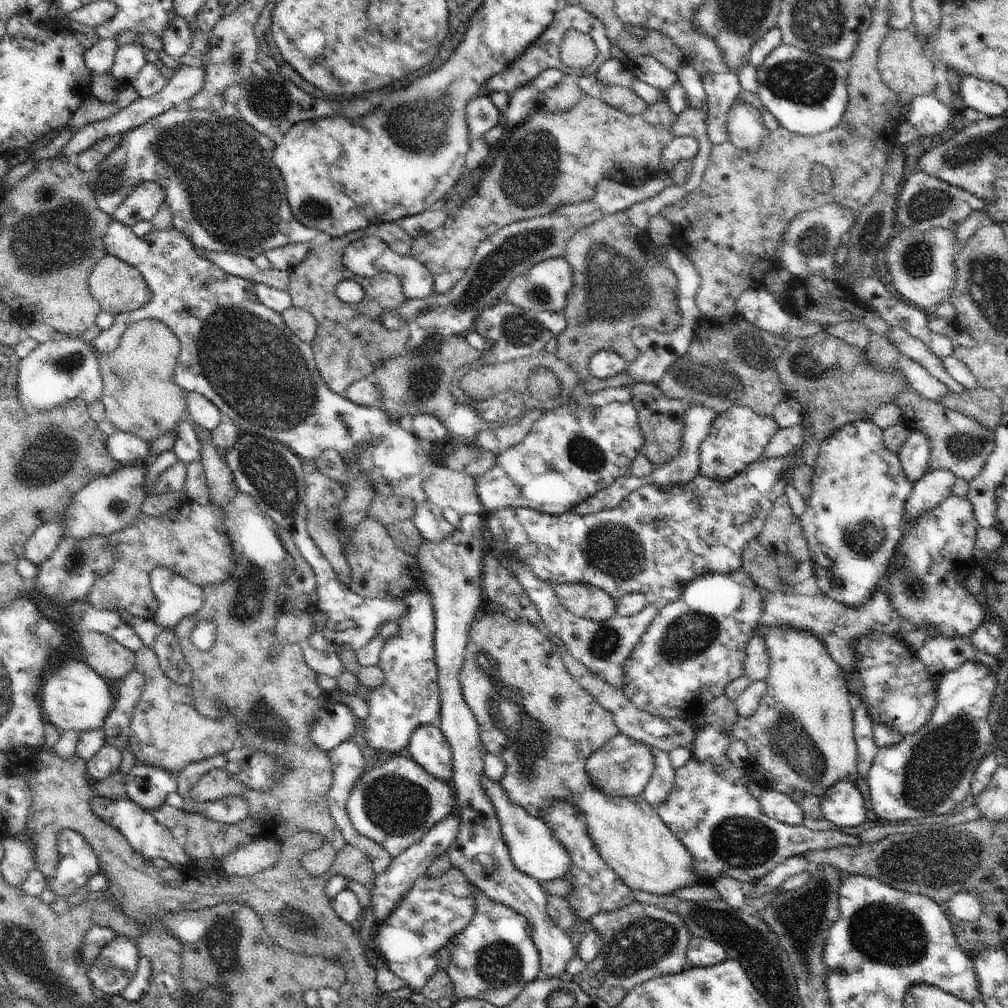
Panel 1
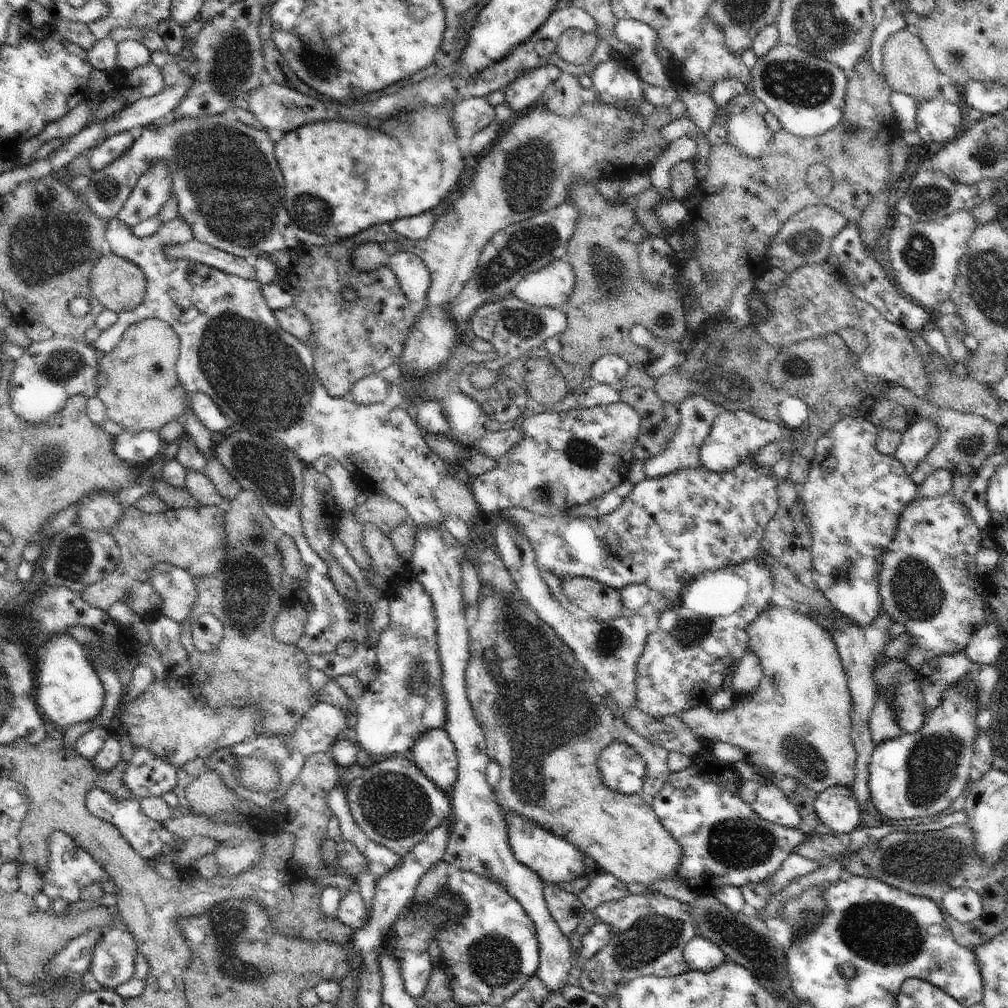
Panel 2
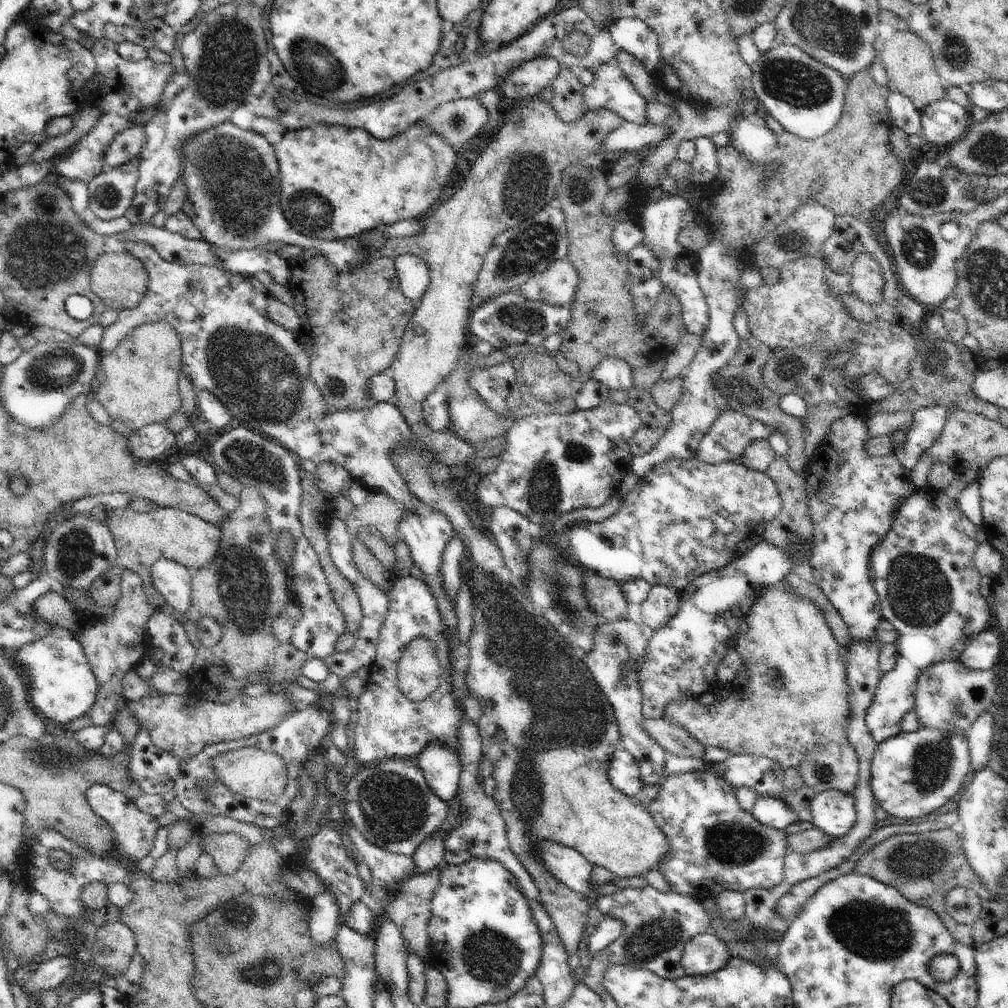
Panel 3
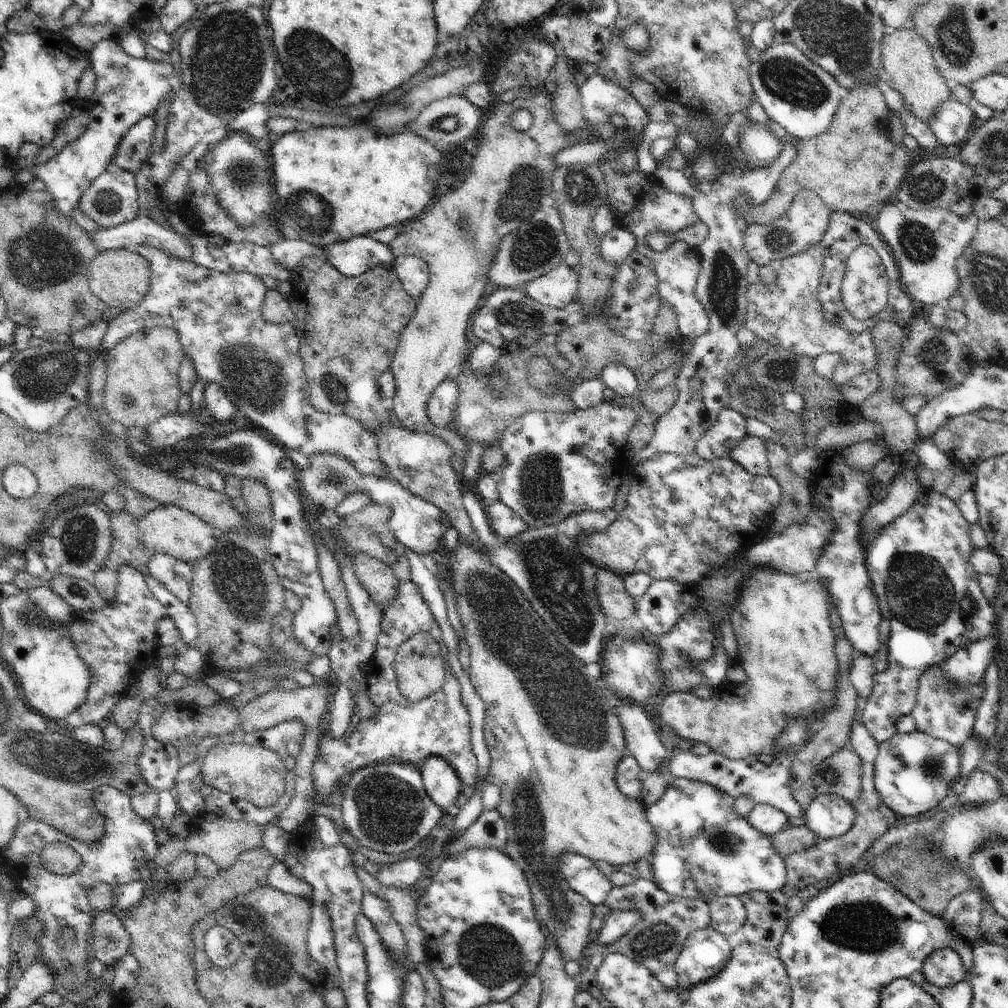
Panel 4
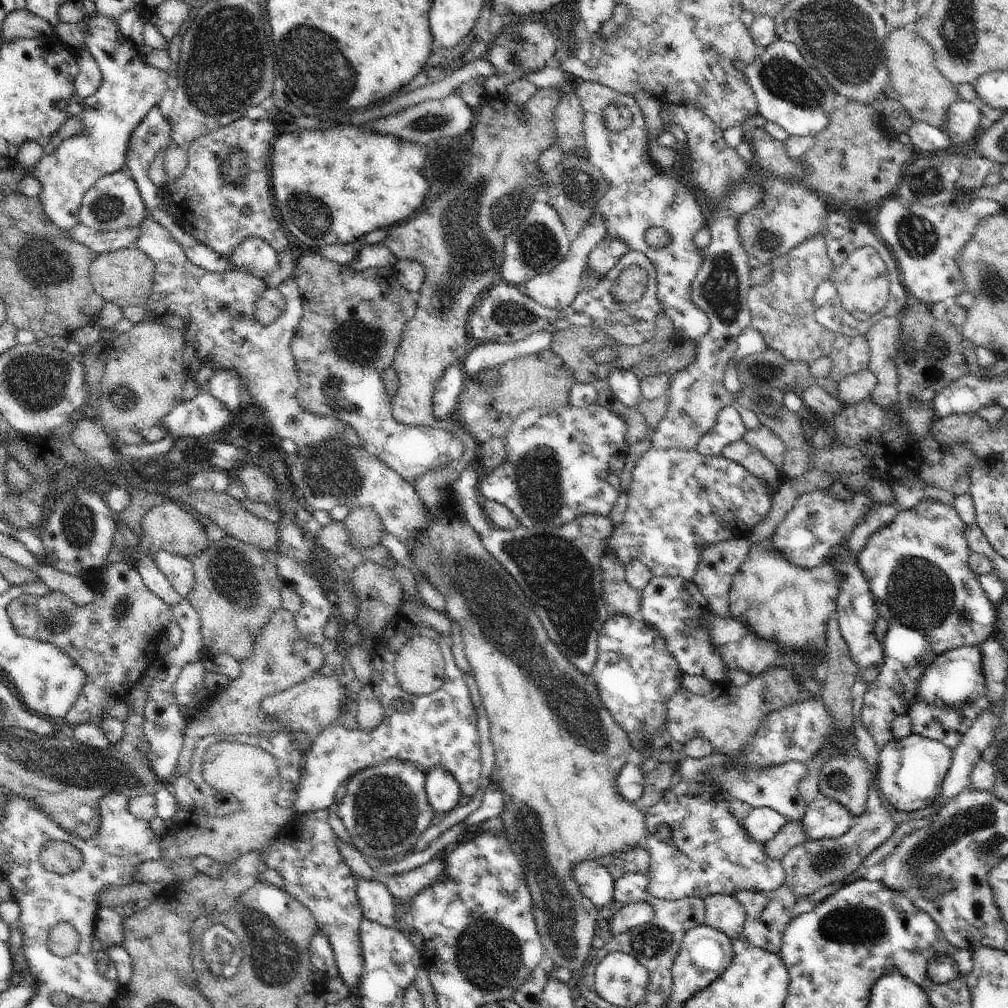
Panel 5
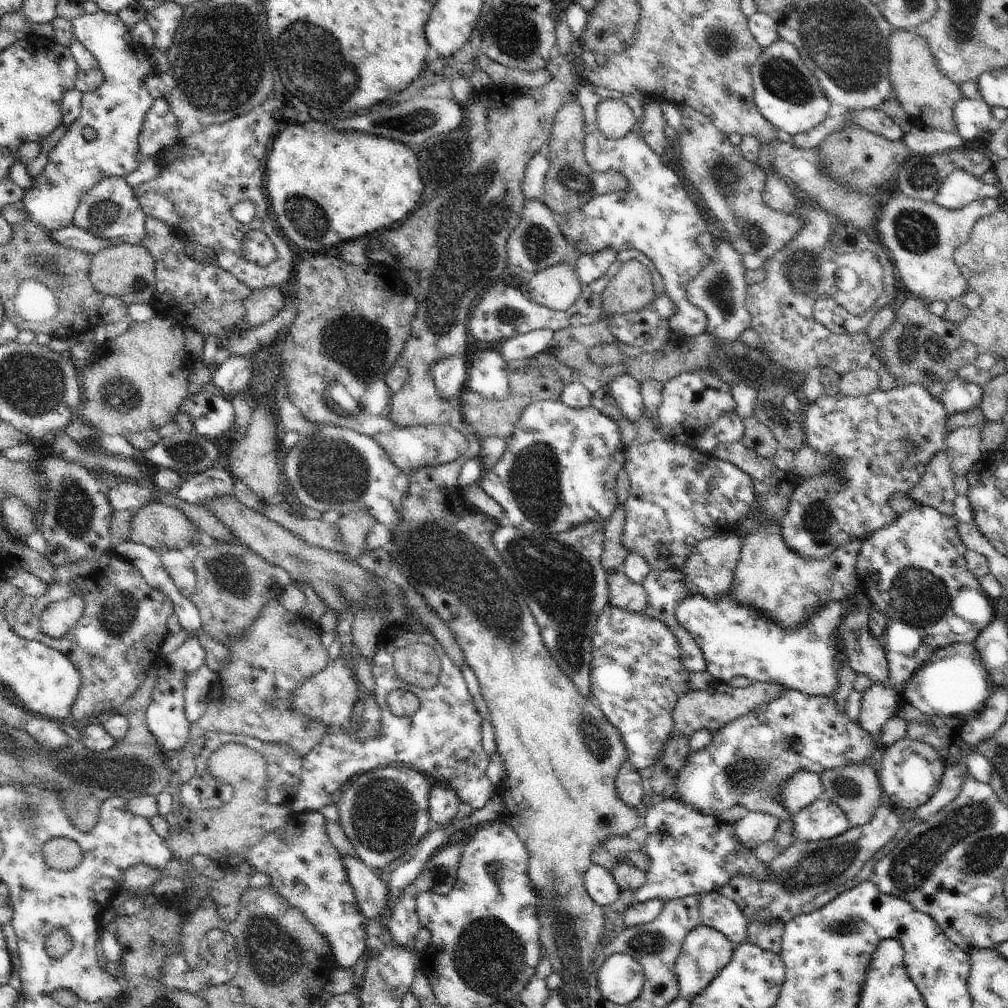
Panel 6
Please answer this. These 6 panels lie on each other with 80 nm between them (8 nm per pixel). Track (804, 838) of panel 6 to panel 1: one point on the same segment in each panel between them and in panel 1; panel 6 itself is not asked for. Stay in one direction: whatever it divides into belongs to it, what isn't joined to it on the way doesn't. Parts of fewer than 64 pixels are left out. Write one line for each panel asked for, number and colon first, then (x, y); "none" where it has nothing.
1: (842, 805)
2: (837, 807)
3: (834, 812)
4: (828, 815)
5: (825, 818)

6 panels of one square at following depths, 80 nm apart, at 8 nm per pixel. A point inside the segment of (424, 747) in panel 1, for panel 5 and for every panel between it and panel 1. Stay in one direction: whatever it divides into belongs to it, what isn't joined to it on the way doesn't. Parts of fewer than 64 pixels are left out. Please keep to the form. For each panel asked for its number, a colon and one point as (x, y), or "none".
2: (433, 753)
3: (440, 765)
4: (441, 781)
5: (443, 792)

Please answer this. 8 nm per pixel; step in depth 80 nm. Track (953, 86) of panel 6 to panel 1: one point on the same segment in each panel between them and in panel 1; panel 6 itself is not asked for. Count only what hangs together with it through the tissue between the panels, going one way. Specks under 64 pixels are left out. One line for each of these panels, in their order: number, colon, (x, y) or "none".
1: (903, 67)
2: (908, 69)
3: (908, 60)
4: (907, 58)
5: (923, 90)

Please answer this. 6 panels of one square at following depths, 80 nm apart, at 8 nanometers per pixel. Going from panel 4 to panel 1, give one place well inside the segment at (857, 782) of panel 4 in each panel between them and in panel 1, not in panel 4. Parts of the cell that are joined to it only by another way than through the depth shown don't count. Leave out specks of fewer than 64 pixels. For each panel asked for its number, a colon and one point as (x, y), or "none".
1: (801, 737)
2: (798, 723)
3: (796, 709)

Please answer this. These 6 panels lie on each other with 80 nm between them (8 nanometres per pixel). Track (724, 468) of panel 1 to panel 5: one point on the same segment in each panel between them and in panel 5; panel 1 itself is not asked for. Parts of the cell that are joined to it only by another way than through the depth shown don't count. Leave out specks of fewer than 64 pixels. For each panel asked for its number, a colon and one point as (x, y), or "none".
2: (735, 437)
3: (732, 432)
4: (729, 430)
5: (728, 428)

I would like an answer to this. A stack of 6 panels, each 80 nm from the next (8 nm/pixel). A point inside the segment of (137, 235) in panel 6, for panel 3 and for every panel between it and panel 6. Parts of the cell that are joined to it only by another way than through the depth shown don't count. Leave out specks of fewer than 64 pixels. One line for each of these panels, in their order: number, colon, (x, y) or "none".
3: (111, 191)
4: (110, 200)
5: (114, 201)

